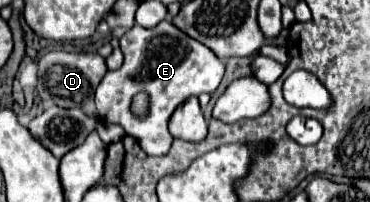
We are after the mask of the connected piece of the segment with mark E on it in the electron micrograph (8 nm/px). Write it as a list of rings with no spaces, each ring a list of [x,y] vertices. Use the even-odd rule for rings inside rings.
[[[163,21],[151,29],[145,29],[141,25],[135,25],[133,29],[129,29],[123,37],[121,37],[121,51],[125,55],[125,61],[121,65],[121,69],[117,71],[109,71],[103,81],[99,83],[97,91],[95,91],[95,105],[97,105],[97,115],[105,121],[111,123],[119,123],[127,135],[133,135],[139,141],[141,148],[151,156],[165,156],[171,149],[171,133],[167,131],[167,121],[171,117],[171,113],[191,95],[199,97],[201,93],[213,93],[219,83],[221,77],[225,73],[225,65],[221,63],[221,59],[203,43],[195,41],[193,37],[185,35],[183,31],[179,31],[171,21]],[[139,91],[145,91],[151,97],[151,113],[147,119],[137,119],[131,115],[129,111],[129,103],[131,97],[137,95]]]

